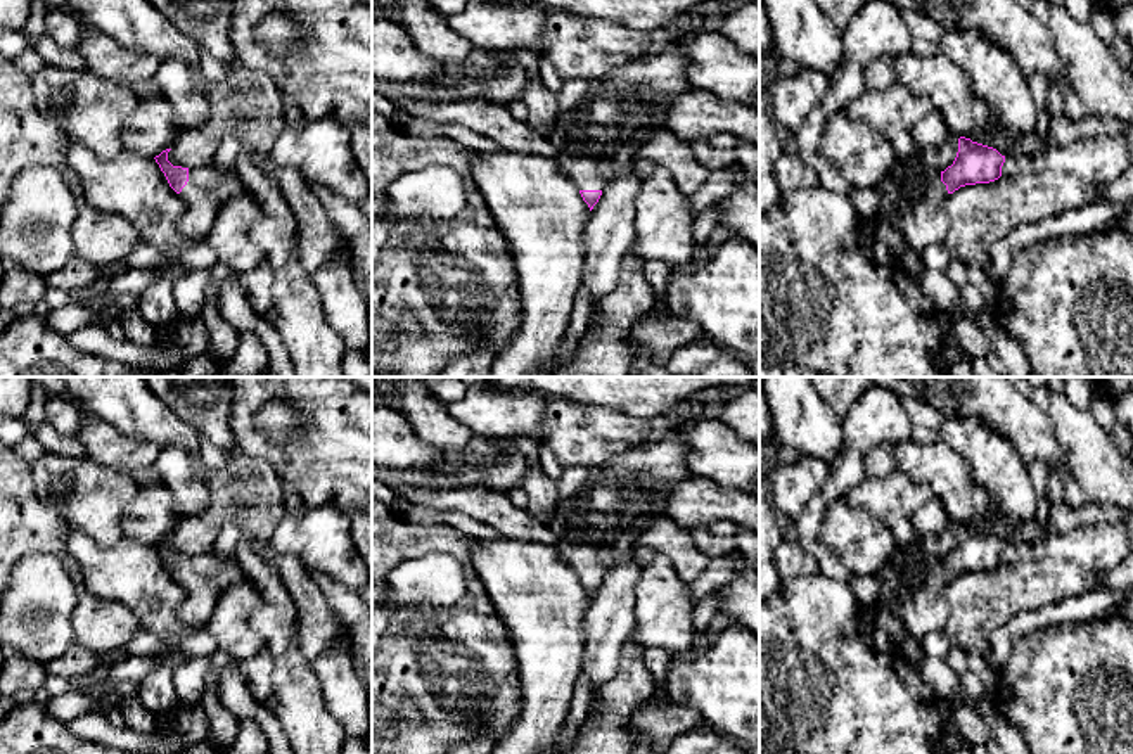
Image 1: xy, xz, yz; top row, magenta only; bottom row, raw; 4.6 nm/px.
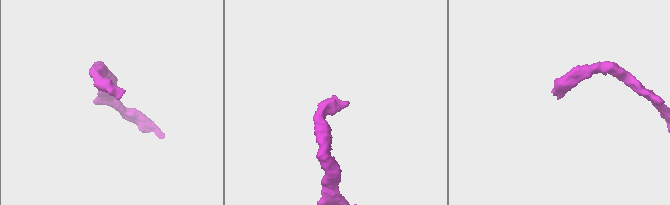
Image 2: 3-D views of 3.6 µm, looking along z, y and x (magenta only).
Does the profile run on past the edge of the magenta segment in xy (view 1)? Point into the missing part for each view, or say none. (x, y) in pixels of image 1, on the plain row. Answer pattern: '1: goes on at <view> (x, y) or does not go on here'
1: goes on at xy (208, 576)

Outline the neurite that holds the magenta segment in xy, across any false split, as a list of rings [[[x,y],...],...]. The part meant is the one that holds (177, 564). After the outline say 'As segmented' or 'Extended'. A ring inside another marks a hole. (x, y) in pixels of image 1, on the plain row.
[[[168,540],[156,543],[156,550],[164,560],[170,574],[187,591],[187,600],[180,607],[183,623],[204,626],[209,623],[220,595],[234,583],[244,579],[242,569],[228,559],[214,553],[182,555],[168,548]]]. Extended

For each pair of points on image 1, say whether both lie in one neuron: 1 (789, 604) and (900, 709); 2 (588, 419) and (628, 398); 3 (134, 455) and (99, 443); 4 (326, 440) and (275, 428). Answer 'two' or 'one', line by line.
1: one
2: two
3: one
4: two

